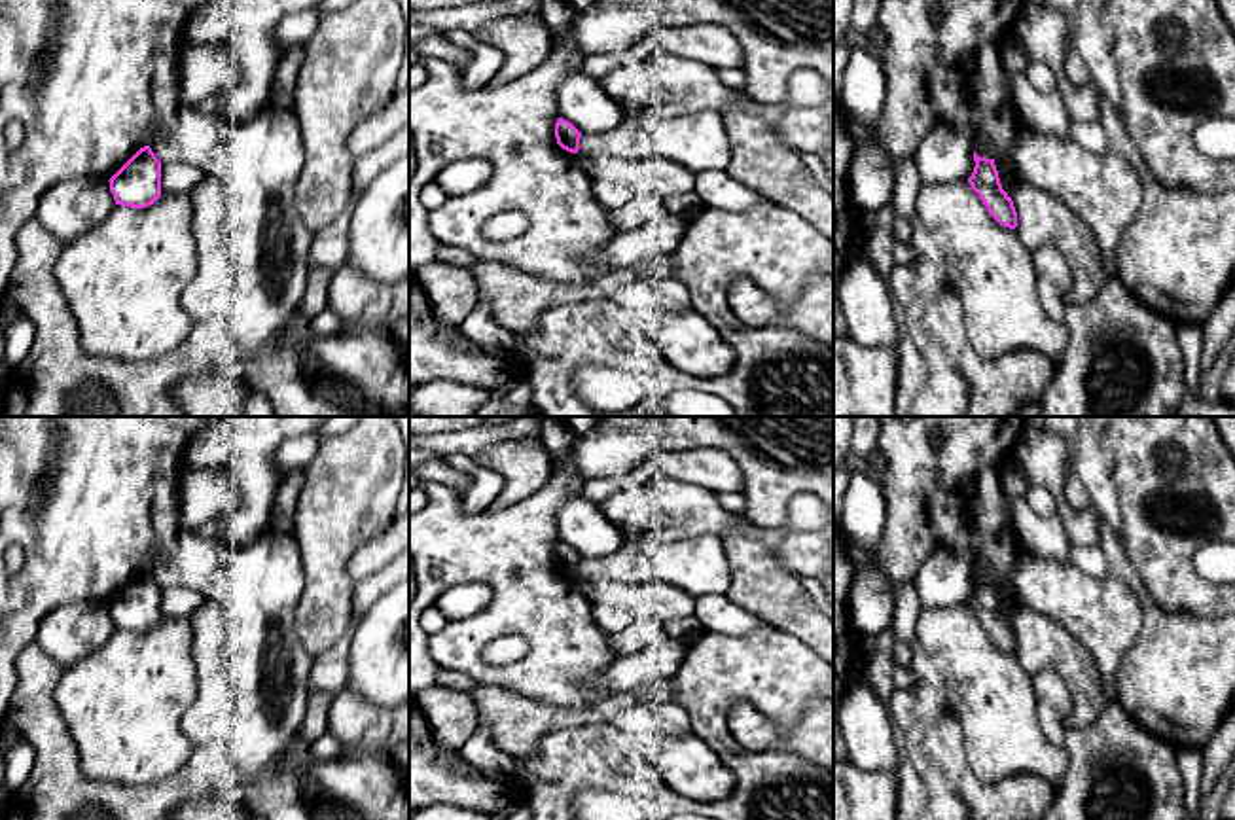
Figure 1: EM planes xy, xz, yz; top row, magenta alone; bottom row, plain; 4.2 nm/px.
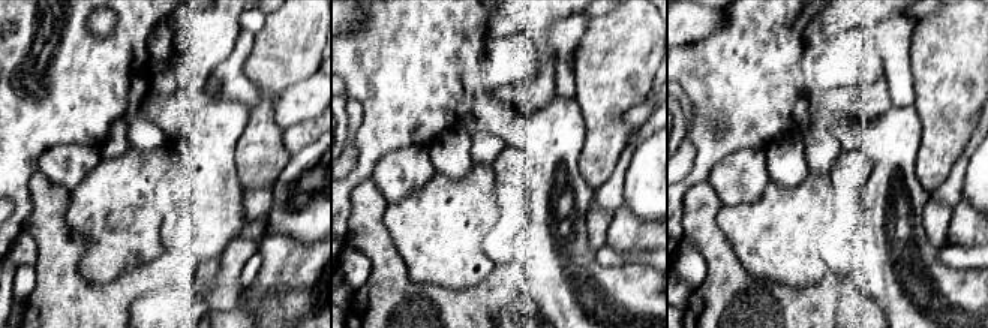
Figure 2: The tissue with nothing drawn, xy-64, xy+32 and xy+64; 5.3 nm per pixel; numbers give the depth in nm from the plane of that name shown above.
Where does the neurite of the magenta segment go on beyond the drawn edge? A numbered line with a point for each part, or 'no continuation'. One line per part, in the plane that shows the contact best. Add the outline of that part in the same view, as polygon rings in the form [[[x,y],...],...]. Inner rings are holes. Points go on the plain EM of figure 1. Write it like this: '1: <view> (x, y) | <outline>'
no continuation

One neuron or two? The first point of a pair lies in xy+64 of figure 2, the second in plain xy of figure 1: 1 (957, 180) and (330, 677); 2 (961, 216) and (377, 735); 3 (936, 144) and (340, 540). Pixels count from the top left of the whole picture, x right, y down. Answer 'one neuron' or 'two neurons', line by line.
1: one neuron
2: one neuron
3: one neuron

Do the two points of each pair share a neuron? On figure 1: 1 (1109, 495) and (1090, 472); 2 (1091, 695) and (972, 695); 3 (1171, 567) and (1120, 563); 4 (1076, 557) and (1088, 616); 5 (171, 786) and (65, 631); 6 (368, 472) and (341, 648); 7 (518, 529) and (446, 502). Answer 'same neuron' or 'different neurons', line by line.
1: same neuron
2: same neuron
3: different neurons
4: different neurons
5: different neurons
6: different neurons
7: same neuron

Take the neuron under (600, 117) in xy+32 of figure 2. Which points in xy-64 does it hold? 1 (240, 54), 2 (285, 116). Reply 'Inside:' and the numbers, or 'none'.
Inside: none

